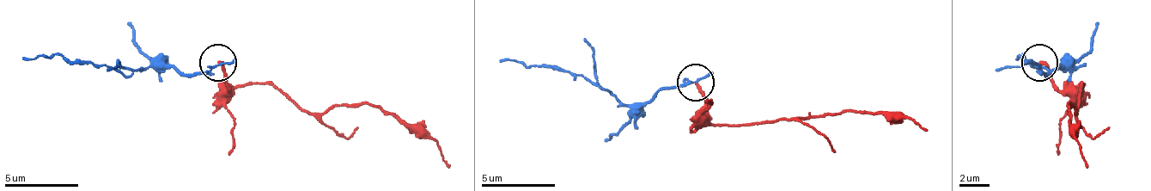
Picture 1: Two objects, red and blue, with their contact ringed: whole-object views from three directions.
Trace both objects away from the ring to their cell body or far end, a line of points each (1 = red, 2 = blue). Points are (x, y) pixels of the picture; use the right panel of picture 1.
1: (1040, 64), (1066, 89), (1080, 86), (1080, 82), (1077, 112), (1069, 104), (1069, 134), (1088, 167)
2: (1040, 64), (1048, 75), (1062, 67), (1026, 64), (1022, 52), (1018, 56)

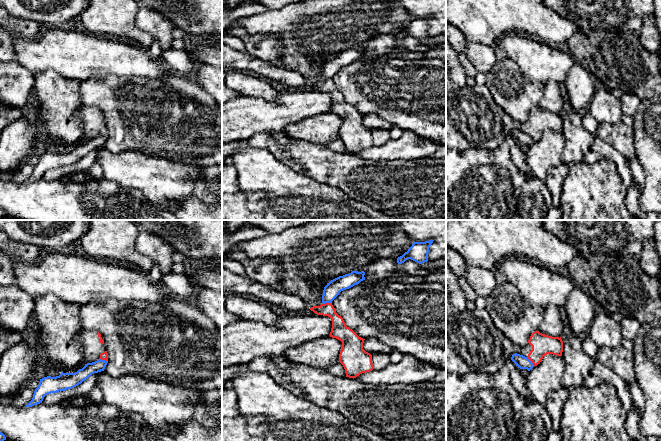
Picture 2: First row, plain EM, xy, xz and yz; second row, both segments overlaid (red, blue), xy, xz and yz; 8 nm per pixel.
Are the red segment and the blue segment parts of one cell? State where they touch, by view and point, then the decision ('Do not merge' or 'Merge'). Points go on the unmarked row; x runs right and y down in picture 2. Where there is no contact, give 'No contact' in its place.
Touches red at xy (103, 135). Do not merge

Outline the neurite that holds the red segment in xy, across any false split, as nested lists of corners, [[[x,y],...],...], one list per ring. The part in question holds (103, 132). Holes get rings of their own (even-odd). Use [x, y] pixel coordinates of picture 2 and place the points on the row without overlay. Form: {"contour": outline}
{"contour": [[[83,106],[77,110],[77,116],[83,126],[83,139],[92,139],[99,135],[108,137],[104,116],[99,108]]]}

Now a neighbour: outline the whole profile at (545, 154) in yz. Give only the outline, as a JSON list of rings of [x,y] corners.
[[[547,130],[525,154],[532,177],[545,182],[548,172],[562,163],[565,139],[562,132]]]

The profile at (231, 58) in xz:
[[[223,43],[222,67],[233,68],[239,72],[249,70],[257,75],[280,82],[283,86],[291,86],[293,88],[310,86],[307,79],[293,69],[277,66],[275,62],[262,60],[245,52],[239,52]]]

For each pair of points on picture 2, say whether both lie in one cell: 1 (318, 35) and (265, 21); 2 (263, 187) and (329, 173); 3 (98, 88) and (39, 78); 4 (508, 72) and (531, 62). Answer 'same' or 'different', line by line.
1: same
2: different
3: different
4: different

